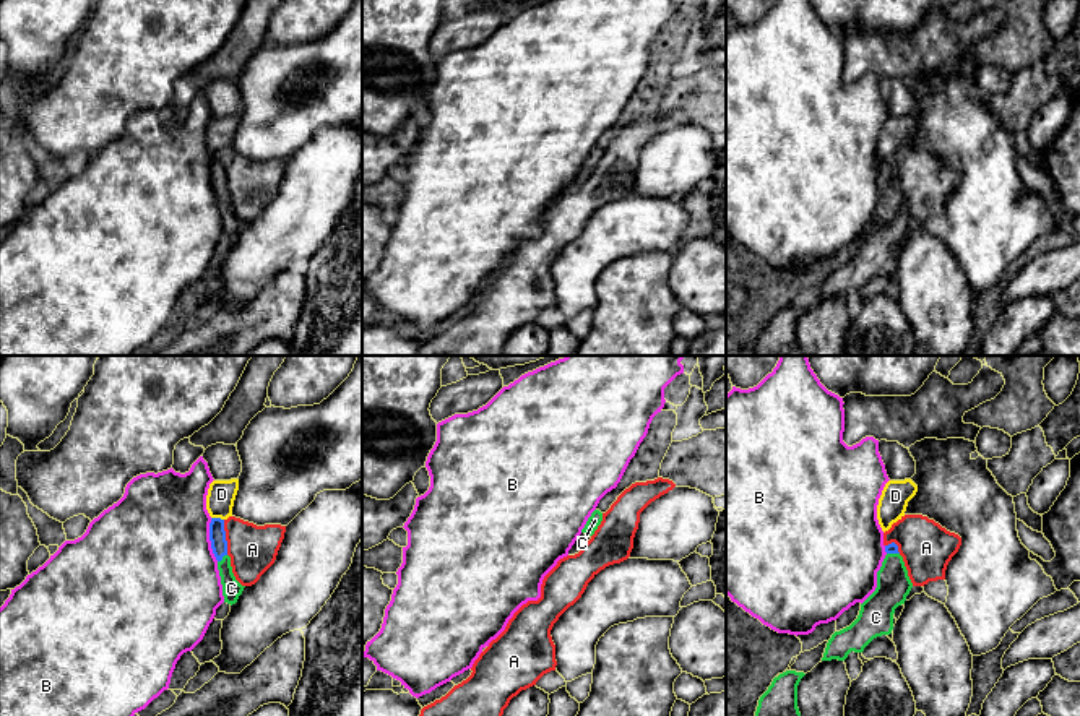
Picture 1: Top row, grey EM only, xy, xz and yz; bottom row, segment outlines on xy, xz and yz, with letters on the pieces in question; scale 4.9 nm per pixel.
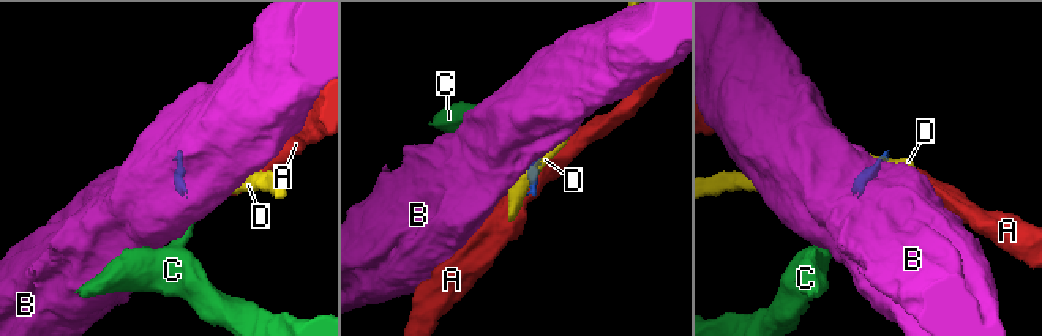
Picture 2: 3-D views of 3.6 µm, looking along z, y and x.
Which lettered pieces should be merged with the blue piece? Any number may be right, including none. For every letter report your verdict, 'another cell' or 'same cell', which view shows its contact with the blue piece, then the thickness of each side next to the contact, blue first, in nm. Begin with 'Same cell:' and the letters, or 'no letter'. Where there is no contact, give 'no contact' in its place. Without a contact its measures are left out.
Same cell: C
A: another cell | xy | 80/240 nm
B: another cell | xy | 80/500 nm
C: same cell | xy | 80/100 nm
D: another cell | xy | 80/140 nm

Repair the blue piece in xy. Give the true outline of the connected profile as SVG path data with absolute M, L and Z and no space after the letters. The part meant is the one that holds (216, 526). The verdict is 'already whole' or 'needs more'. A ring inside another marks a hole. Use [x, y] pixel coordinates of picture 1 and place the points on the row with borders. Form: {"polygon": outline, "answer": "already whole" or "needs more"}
{"polygon": "M211 518L210 541L211 541L213 554L218 560L218 570L221 576L224 602L232 606L237 602L245 586L242 586L232 573L231 557L227 555L224 520Z", "answer": "needs more"}

